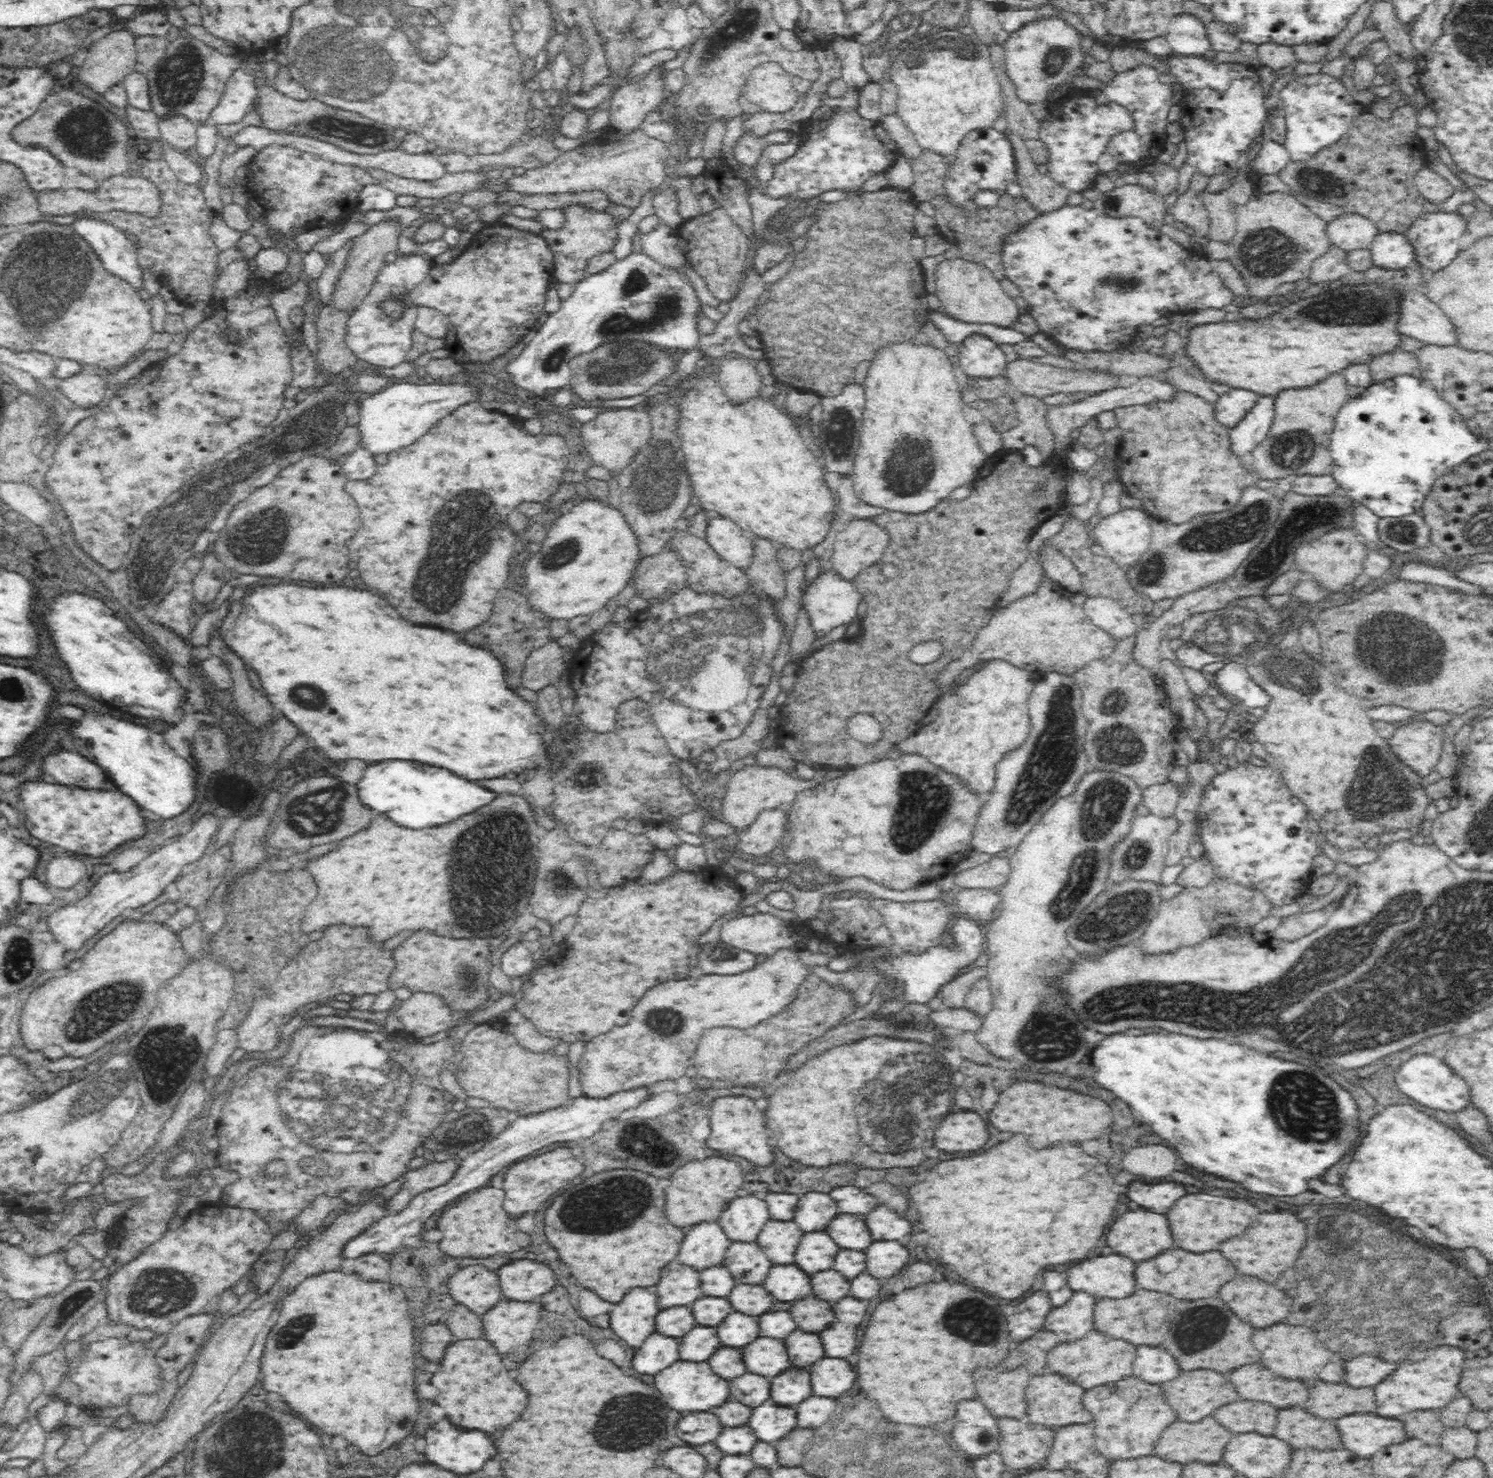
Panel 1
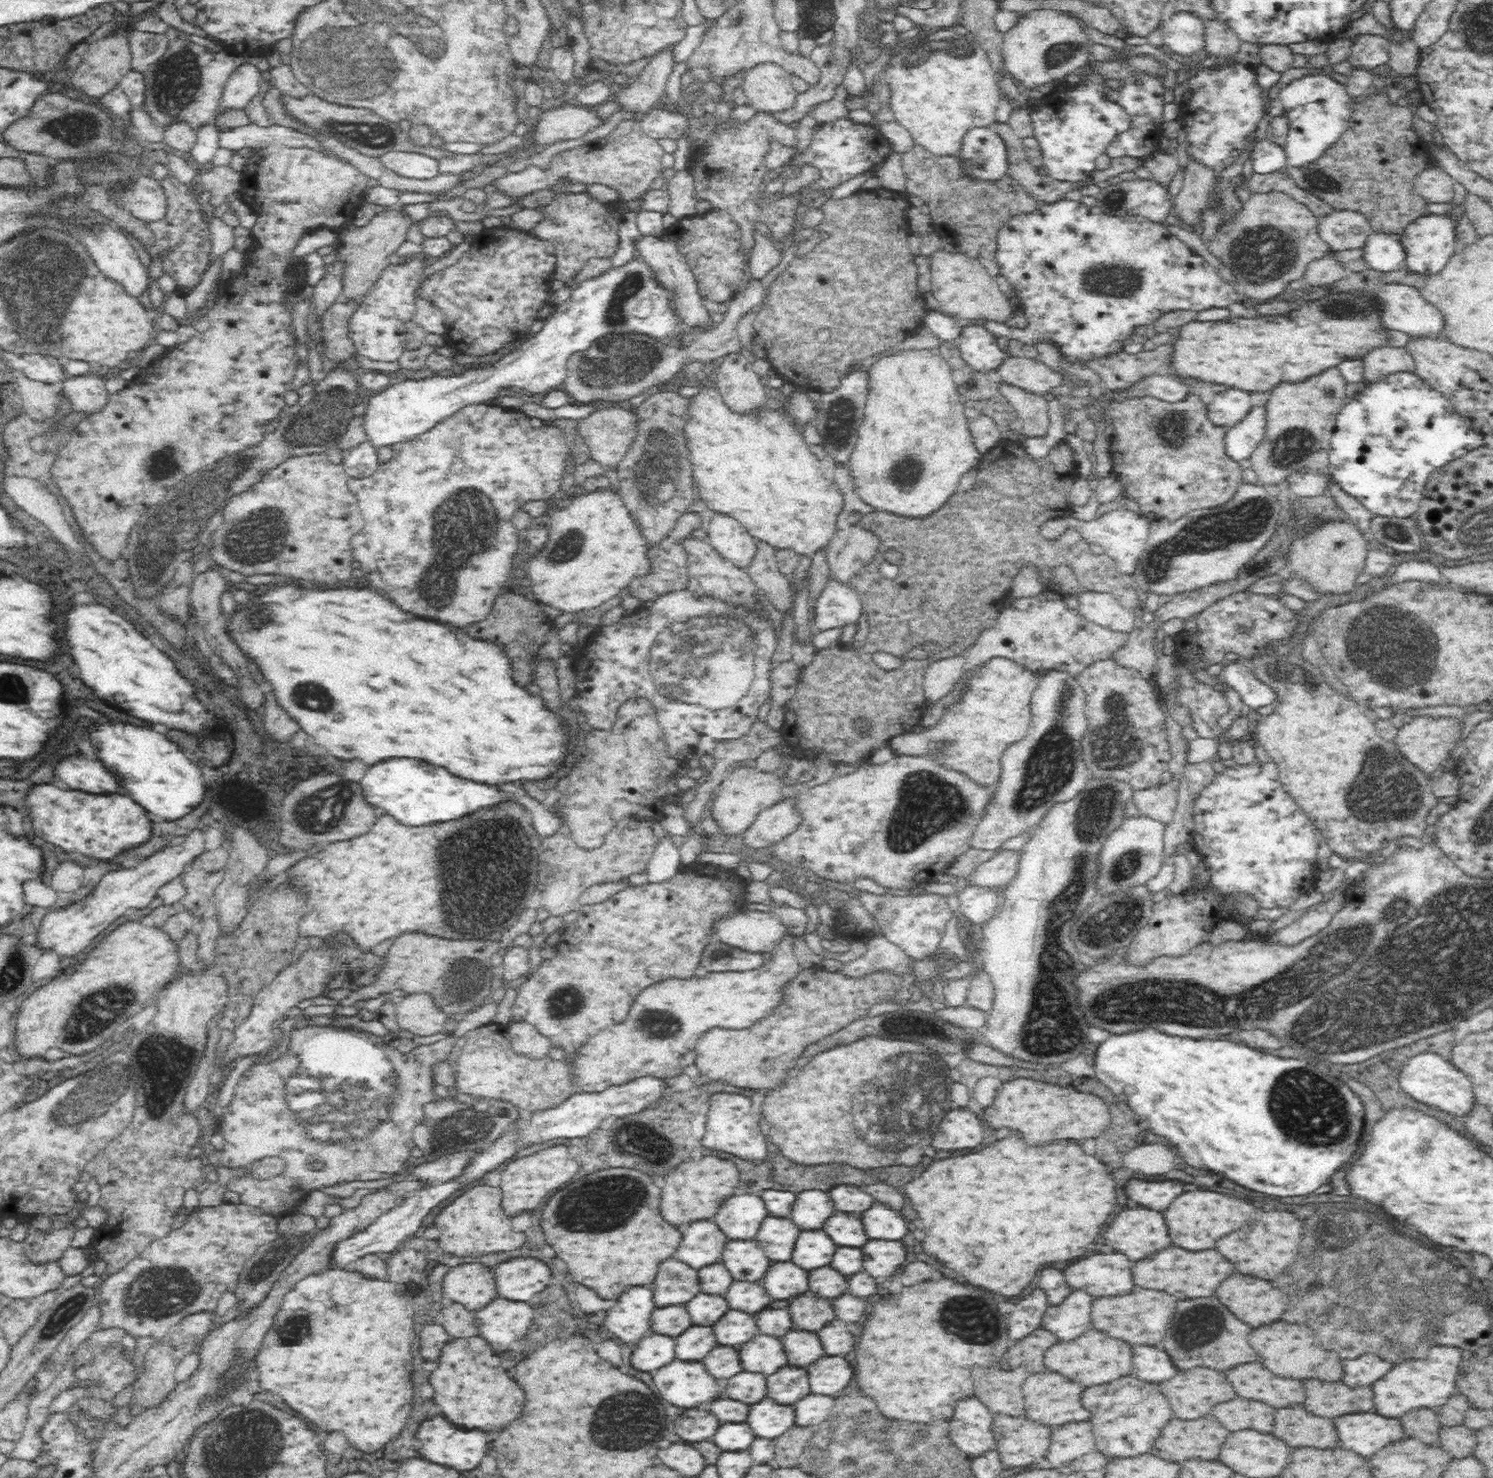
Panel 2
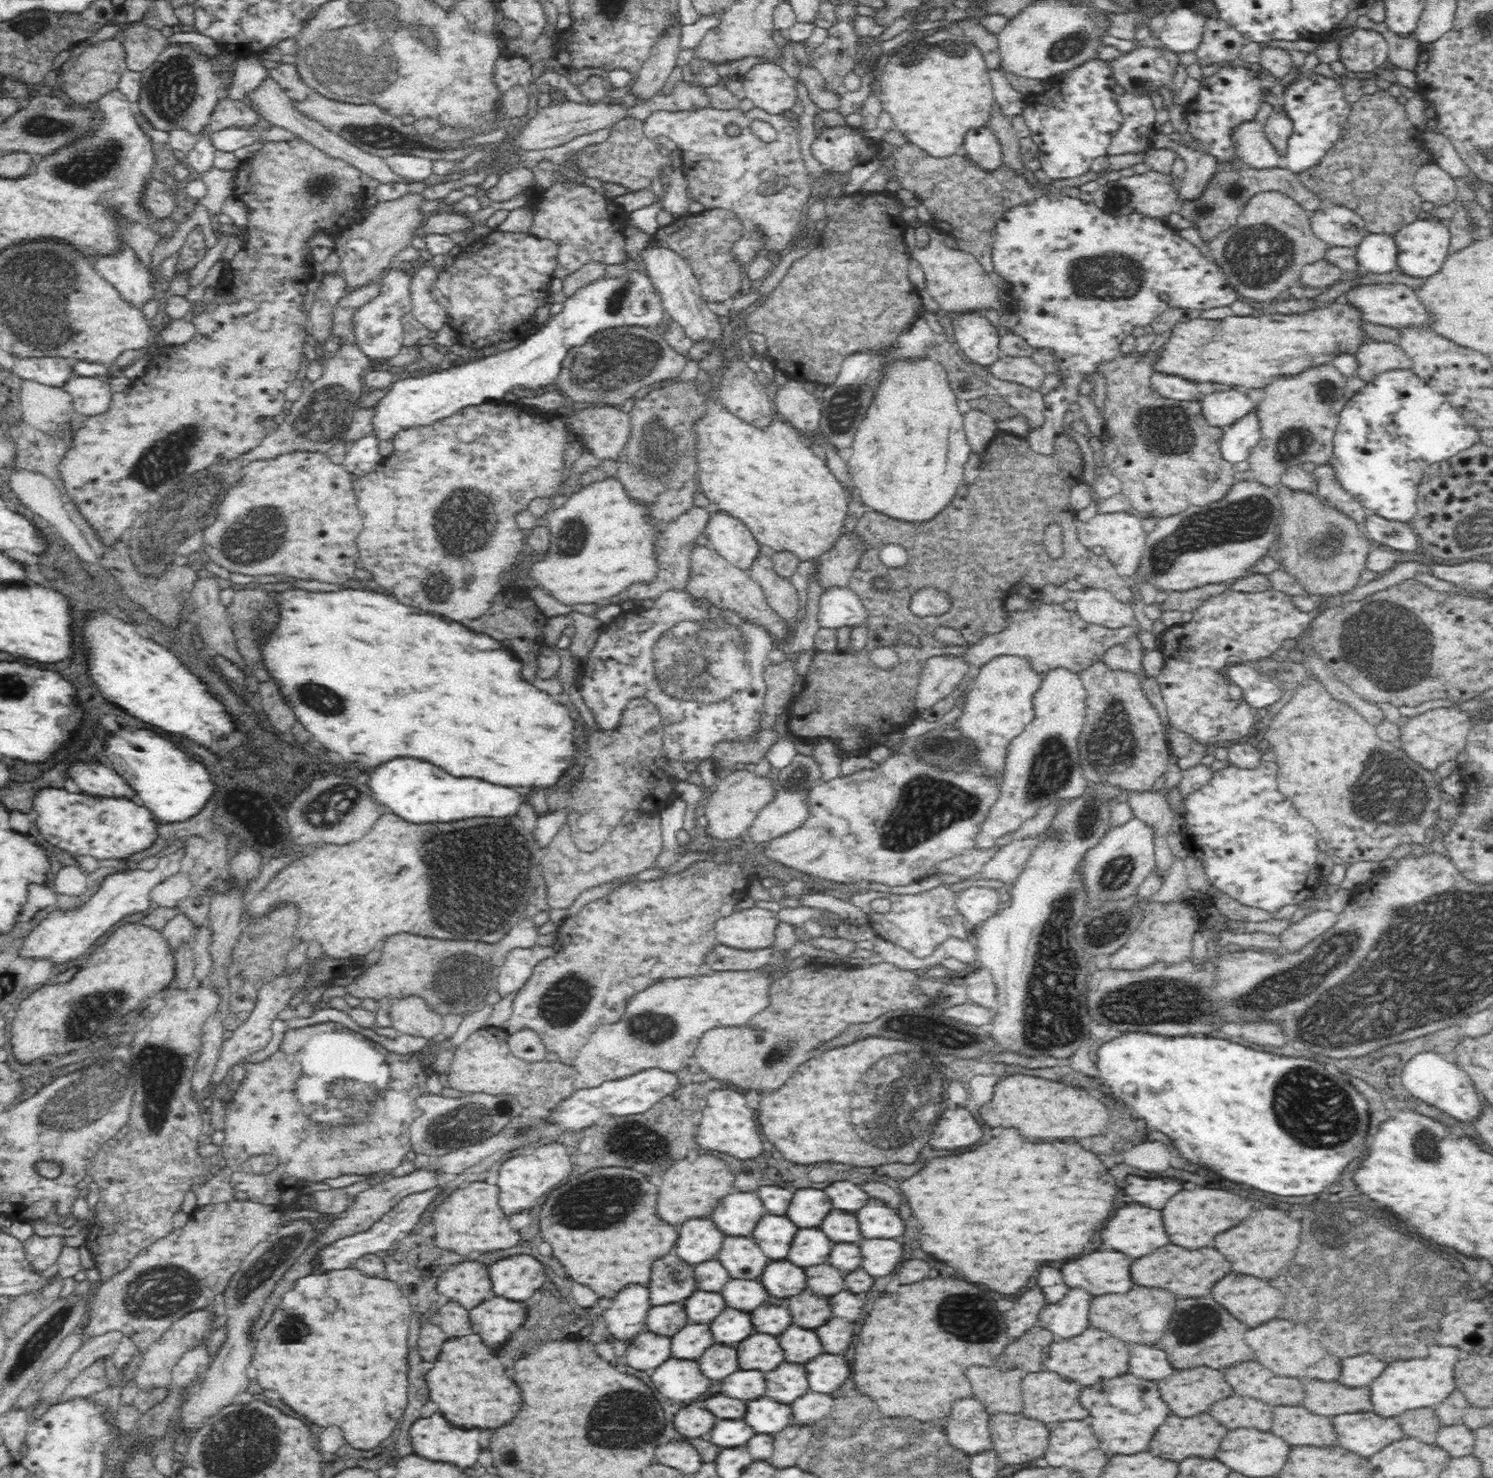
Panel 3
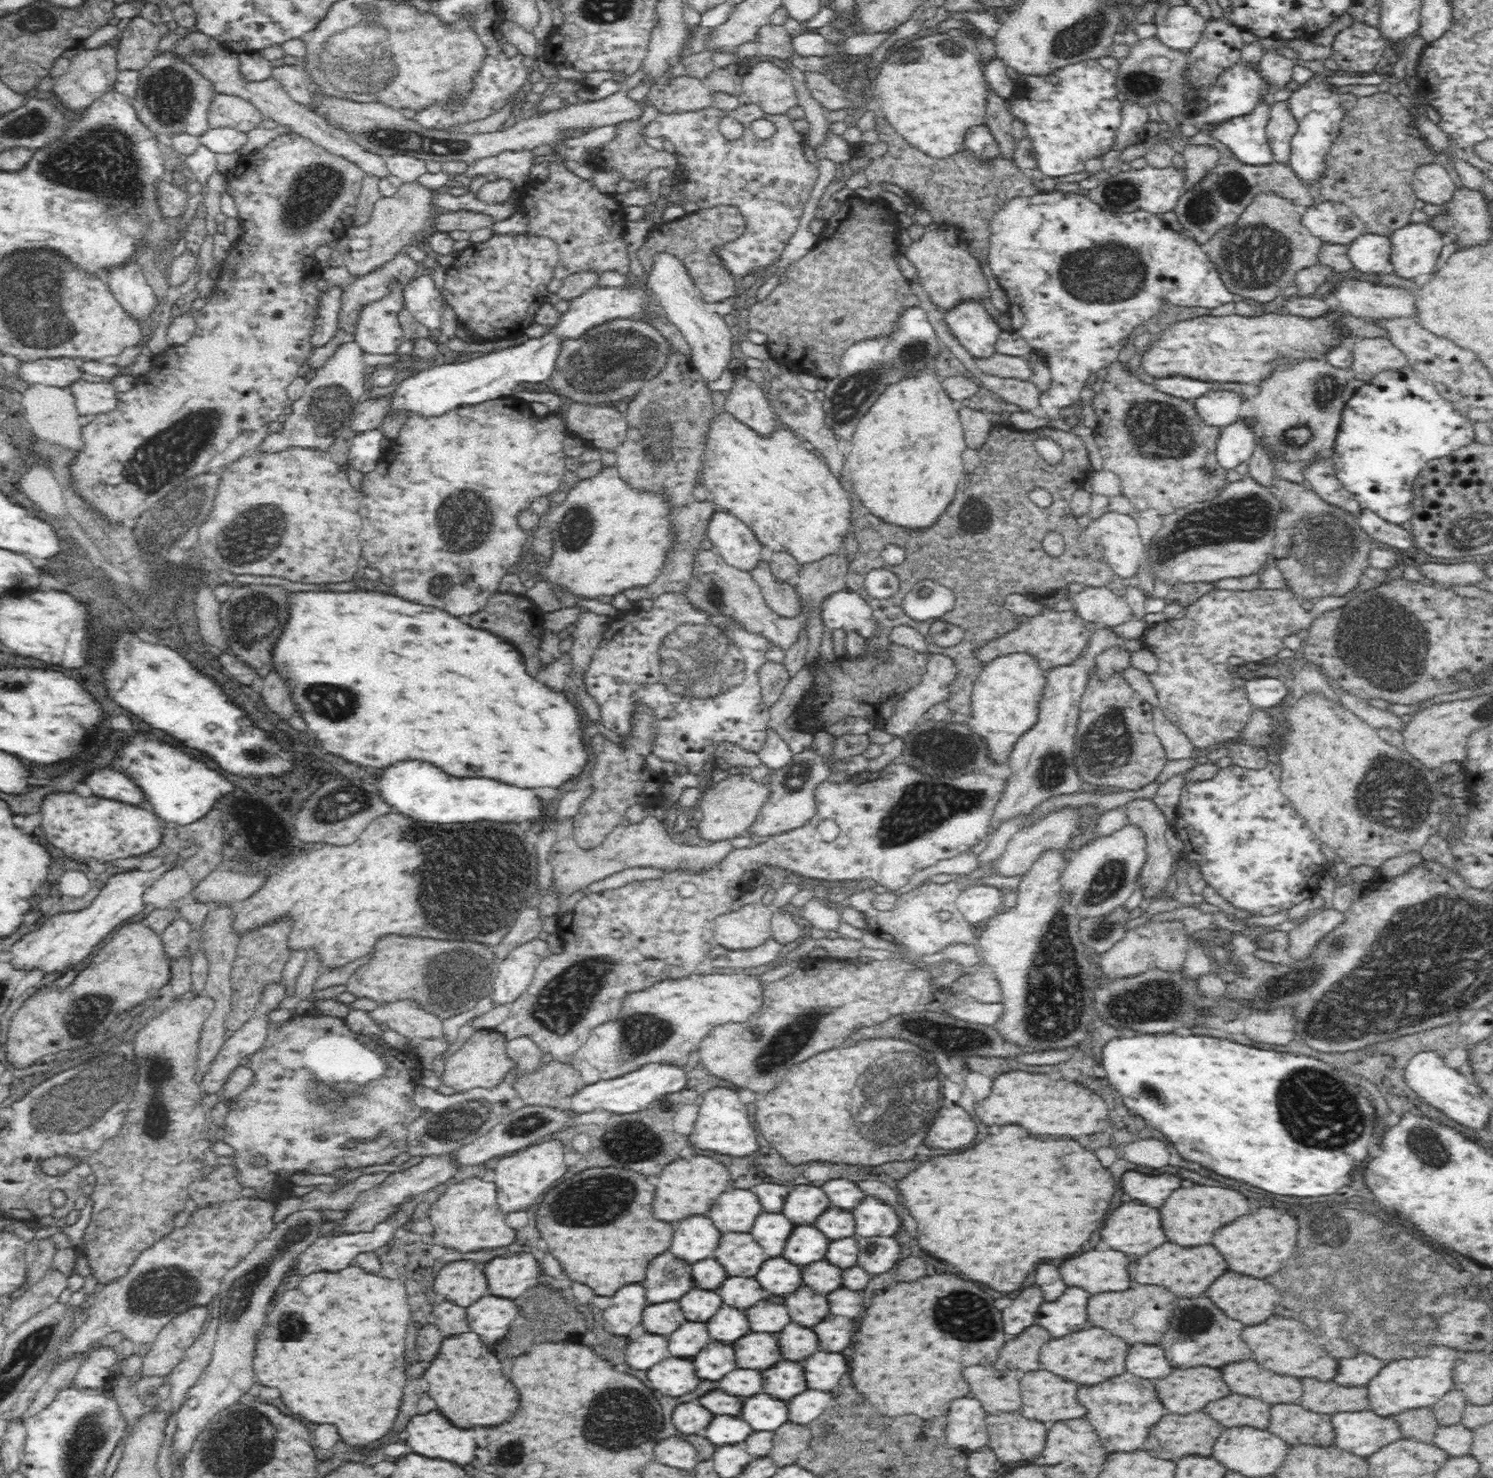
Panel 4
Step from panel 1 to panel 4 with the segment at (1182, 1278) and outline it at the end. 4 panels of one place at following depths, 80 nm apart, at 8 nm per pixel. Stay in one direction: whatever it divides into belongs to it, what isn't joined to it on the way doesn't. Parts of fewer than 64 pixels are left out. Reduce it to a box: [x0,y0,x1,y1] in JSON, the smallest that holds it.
[1130,1244,1228,1298]

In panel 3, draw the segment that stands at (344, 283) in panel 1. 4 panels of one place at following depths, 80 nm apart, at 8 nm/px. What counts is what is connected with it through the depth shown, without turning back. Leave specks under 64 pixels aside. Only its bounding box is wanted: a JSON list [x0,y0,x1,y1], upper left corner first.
[333,194,425,291]

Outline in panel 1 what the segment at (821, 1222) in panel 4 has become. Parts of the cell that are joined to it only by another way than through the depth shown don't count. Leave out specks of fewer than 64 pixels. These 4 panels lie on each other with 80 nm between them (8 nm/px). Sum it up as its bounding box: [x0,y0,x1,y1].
[825,1213,874,1252]

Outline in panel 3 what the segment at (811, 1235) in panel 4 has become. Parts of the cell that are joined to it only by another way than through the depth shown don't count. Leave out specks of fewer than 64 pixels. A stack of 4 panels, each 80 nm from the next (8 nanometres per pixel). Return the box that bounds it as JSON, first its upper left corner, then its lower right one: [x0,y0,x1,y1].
[787,1228,834,1269]

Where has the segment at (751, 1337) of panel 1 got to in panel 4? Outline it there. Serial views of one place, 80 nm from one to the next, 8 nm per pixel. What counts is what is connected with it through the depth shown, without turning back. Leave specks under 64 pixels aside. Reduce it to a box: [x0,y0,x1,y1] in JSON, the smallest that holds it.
[707,1304,750,1342]

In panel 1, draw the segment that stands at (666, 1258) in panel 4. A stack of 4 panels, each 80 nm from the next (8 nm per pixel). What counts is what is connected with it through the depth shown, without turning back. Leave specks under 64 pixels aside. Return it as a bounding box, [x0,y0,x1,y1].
[656,1260,705,1309]

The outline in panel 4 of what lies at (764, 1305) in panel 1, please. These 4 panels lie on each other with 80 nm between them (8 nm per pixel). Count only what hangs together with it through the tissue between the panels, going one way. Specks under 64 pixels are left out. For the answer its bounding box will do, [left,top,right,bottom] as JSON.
[716,1276,766,1310]

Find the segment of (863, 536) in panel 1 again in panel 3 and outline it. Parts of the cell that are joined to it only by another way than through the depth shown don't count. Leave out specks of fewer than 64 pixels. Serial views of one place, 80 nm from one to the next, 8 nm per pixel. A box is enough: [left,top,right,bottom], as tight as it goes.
[813,531,868,588]

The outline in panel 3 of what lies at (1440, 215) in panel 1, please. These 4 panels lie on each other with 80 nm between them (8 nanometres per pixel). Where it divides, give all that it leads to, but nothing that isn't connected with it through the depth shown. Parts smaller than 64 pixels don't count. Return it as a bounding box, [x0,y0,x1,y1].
[1393,218,1450,278]

